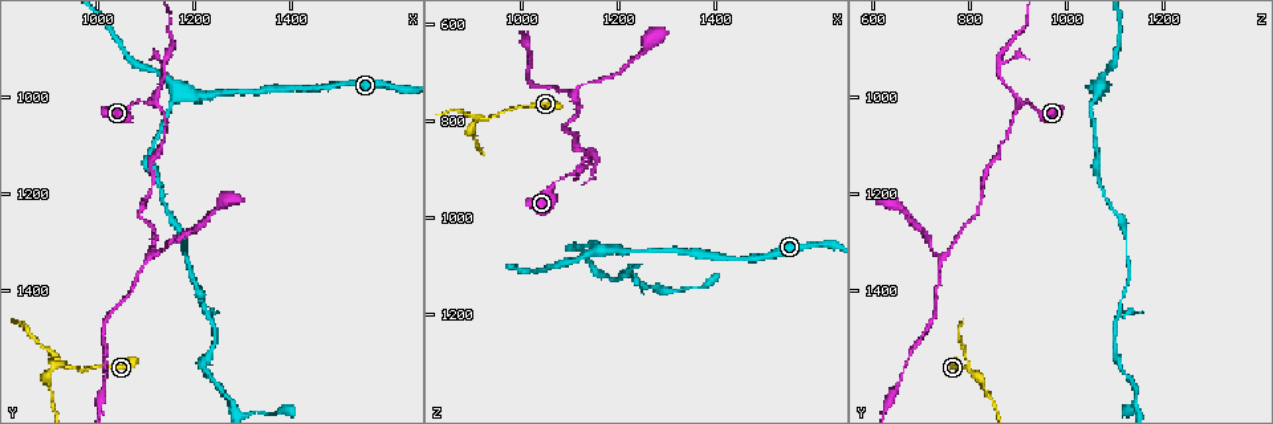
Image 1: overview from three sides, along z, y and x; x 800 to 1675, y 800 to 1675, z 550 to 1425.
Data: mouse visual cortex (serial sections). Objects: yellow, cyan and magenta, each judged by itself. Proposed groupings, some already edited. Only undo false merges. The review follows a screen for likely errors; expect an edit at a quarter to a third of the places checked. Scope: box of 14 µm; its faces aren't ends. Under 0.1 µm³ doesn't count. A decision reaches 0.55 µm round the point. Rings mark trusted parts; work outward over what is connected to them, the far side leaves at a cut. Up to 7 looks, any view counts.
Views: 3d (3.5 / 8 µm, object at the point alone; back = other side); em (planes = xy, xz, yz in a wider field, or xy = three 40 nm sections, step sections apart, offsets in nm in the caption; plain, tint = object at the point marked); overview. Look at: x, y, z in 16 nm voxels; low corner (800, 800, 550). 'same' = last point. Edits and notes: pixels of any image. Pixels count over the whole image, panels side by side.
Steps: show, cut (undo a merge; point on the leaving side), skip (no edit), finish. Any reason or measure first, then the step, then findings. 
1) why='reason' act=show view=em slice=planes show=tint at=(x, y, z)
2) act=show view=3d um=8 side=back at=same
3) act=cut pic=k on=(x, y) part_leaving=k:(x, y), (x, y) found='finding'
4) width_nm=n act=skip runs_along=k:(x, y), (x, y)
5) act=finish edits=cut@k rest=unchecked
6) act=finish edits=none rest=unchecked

why='abrupt turn' act=show view=3d um=3.5 at=(895, 1565, 805)

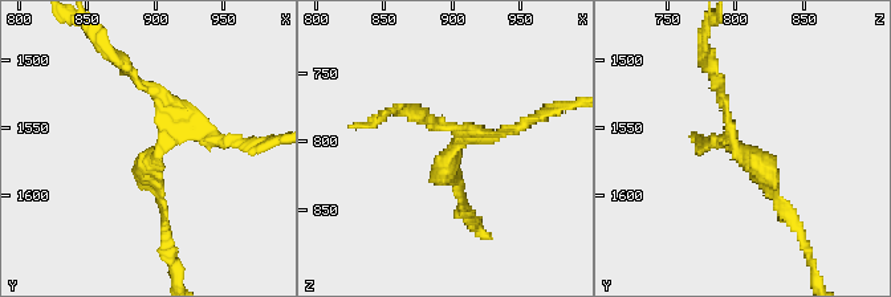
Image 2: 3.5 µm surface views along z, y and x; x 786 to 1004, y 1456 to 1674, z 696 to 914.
act=skip runs_along=2:(713, 142), (731, 134), (792, 223) found='all the same cell'

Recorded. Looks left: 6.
why='three arms meet' act=show view=3d um=3.5 at=(1115, 1010, 905)

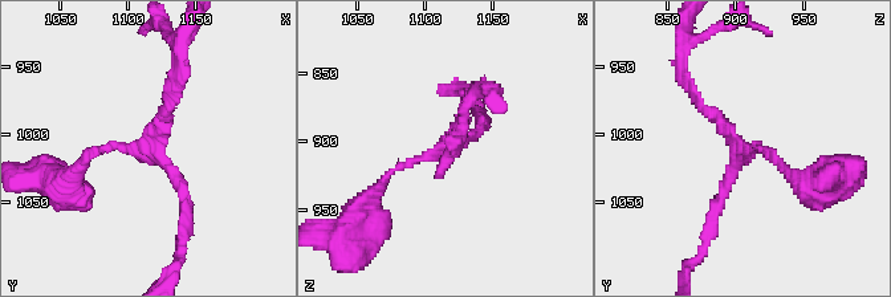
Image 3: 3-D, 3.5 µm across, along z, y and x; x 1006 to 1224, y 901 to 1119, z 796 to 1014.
act=show view=em slice=xy step=1 show=tint at=(1118, 1014, 900)

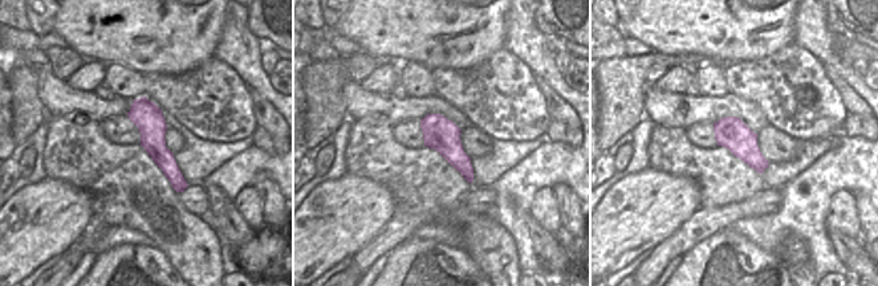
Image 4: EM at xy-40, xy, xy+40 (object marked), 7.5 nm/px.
arm_widths_nm=100,150,150 act=skip runs_along=3:(382, 183), (398, 167), (471, 137), (480, 119) found='all the same cell'

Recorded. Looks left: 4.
why='sharp bend' act=show view=3d um=3.5 at=(1095, 1230, 820)

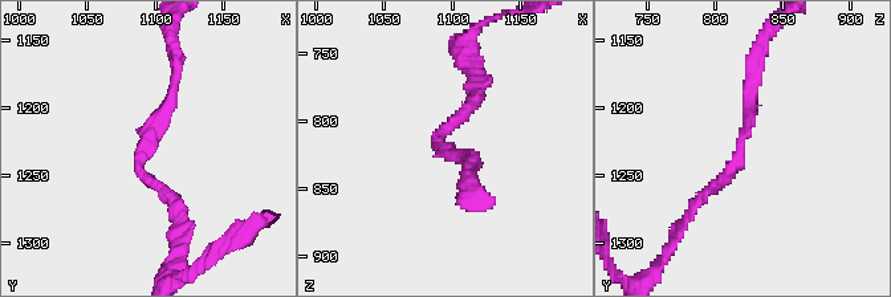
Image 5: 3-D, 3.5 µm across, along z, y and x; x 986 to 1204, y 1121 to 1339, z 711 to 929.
arm_widths_nm=150,150 act=show view=em slice=xy step=3 show=tint at=(1090, 1236, 818)

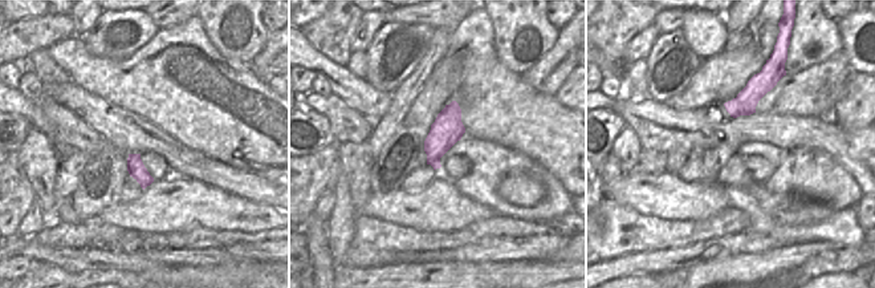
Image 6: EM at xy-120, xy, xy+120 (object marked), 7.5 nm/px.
act=skip runs_along=5:(751, 76), (737, 161), (692, 210) found='one cell here'

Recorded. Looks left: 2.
act=finish edits=none rest=unchecked

